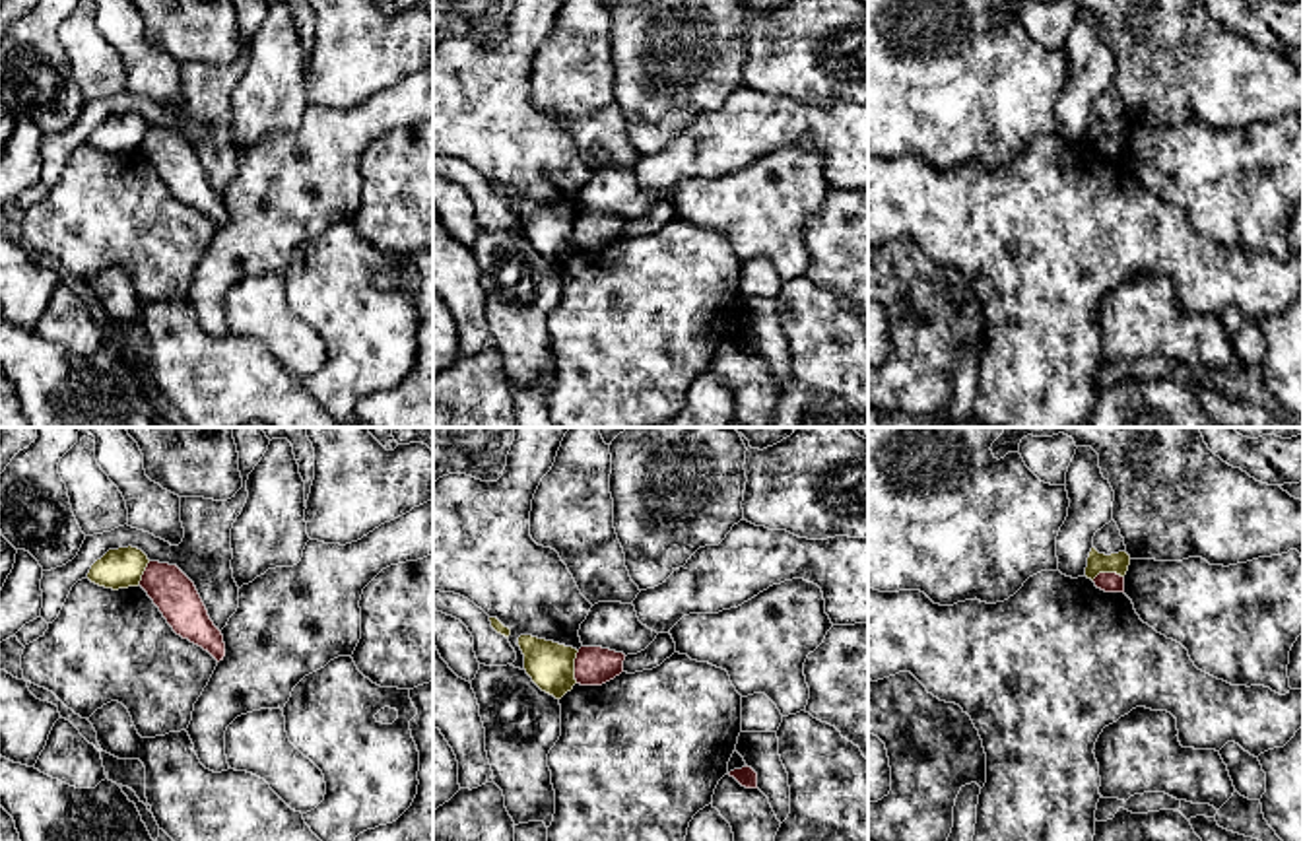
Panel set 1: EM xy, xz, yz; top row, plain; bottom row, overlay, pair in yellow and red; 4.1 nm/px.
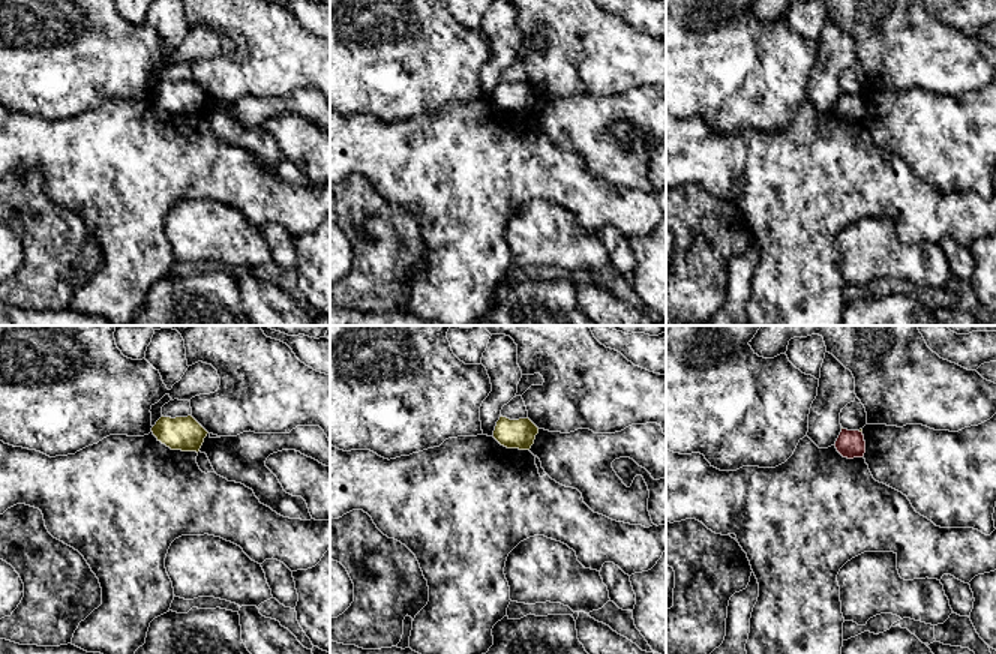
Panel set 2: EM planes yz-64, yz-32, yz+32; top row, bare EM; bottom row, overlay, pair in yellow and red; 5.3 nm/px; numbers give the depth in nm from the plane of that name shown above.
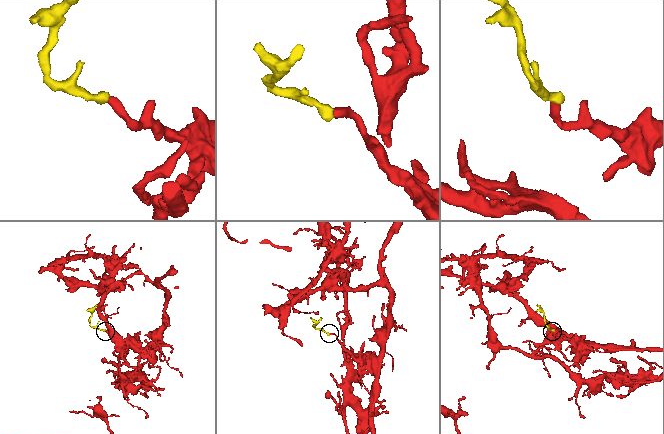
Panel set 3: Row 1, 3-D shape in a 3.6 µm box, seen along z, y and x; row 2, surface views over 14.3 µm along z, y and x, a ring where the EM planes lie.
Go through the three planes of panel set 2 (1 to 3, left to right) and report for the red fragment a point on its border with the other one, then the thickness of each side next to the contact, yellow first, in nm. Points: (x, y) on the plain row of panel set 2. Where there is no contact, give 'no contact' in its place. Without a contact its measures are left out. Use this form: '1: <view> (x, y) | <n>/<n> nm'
1: no contact
2: no contact
3: no contact

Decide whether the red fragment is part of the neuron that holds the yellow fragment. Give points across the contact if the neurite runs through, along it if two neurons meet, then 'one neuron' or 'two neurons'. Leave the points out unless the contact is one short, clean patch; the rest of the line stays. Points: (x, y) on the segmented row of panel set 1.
border xz (579, 651), (575, 682); two neurons

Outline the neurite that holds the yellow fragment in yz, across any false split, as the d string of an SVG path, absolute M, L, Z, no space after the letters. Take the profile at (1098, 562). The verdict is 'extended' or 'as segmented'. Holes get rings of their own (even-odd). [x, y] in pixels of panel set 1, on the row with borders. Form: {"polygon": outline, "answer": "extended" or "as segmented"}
{"polygon": "M1091 548L1087 557L1086 577L1091 581L1099 573L1117 573L1124 577L1128 571L1128 565L1130 565L1130 555L1126 552L1105 555L1105 554L1099 554L1095 548Z", "answer": "as segmented"}

